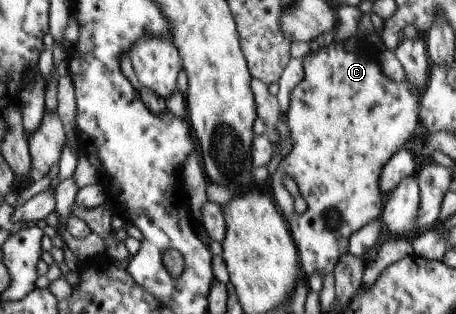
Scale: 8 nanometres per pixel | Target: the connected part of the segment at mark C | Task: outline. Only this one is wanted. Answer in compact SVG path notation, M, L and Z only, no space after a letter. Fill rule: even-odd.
M371 36L362 37L362 43L359 45L358 51L346 52L344 50L344 41L342 42L332 42L328 46L319 48L318 52L309 53L307 56L302 58L302 68L304 69L304 78L292 88L290 92L290 103L288 104L288 110L283 114L282 118L284 119L286 126L288 127L288 134L290 134L290 142L292 143L292 148L290 152L282 158L280 158L280 163L276 168L276 172L270 175L270 190L272 190L272 198L274 204L277 206L279 213L283 217L285 224L289 230L290 237L294 242L298 259L299 267L301 268L301 273L303 276L312 274L312 272L318 272L325 277L327 274L333 273L334 264L338 261L338 258L342 254L347 253L348 240L350 236L357 232L362 226L365 226L377 218L382 211L382 206L384 202L384 196L380 192L378 187L378 174L382 170L382 166L386 164L390 156L400 150L402 147L408 147L408 140L412 137L414 128L416 128L419 122L419 98L418 92L408 84L408 82L394 82L386 77L385 74L382 74L377 60L381 54L380 46L376 44L376 41ZM286 176L290 176L298 188L298 192L304 203L306 204L306 211L302 214L295 214L292 208L292 196L288 194L288 191L283 186L283 179Z

